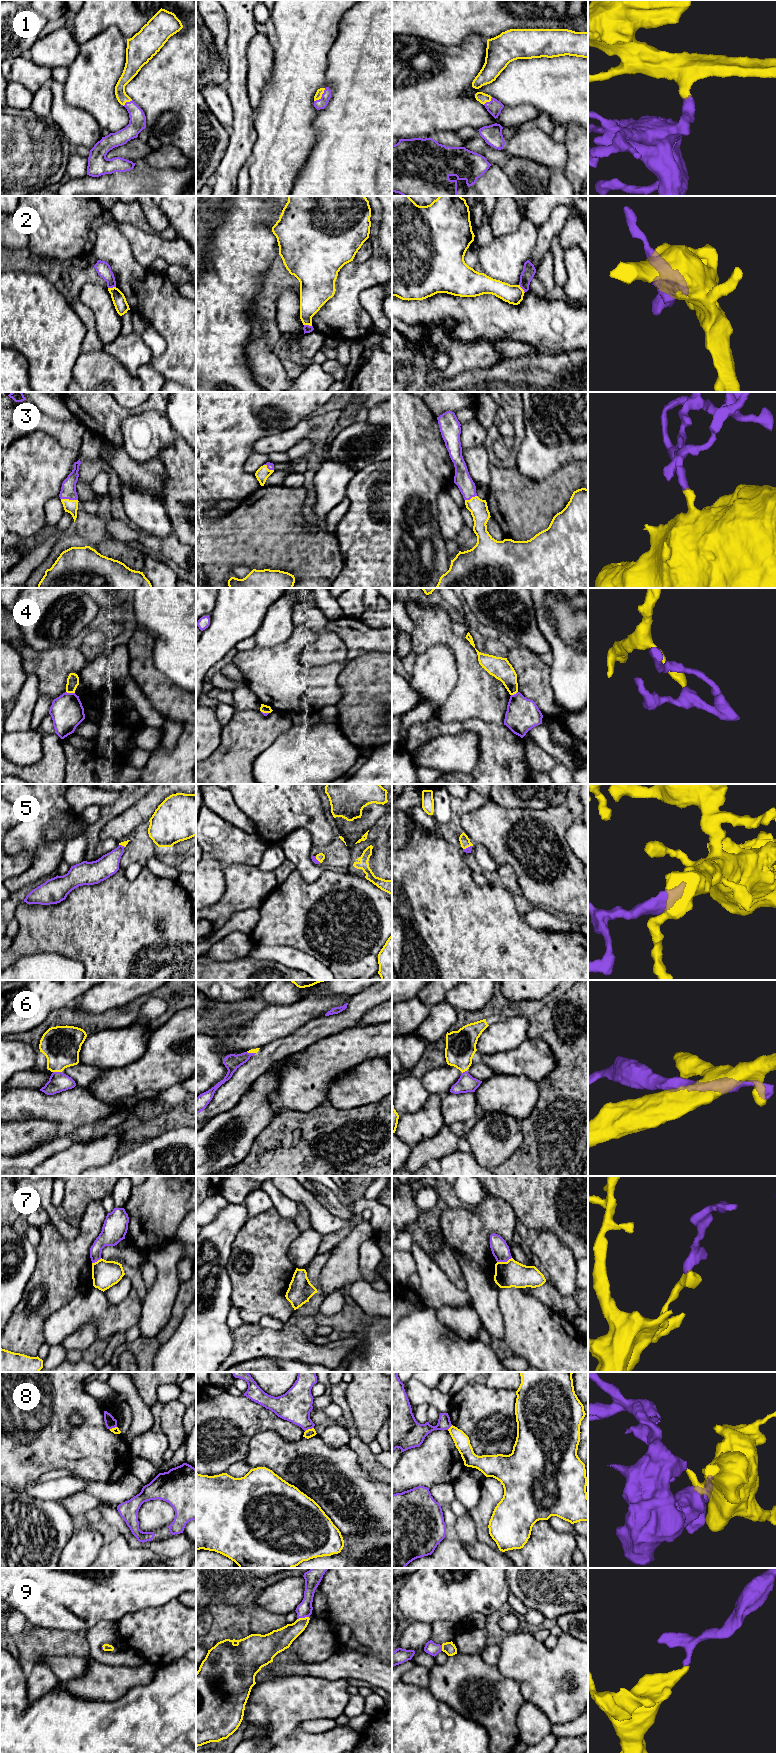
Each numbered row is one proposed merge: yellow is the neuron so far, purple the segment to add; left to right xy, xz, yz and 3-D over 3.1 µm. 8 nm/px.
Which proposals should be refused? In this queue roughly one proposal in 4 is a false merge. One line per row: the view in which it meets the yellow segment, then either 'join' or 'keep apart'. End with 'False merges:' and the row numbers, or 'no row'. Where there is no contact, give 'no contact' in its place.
1: xz | join
2: xy | keep apart
3: xy | join
4: xy | keep apart
5: yz | join
6: xy | join
7: yz | keep apart
8: xz | keep apart
9: xz | join
False merges: 2, 4, 7, 8

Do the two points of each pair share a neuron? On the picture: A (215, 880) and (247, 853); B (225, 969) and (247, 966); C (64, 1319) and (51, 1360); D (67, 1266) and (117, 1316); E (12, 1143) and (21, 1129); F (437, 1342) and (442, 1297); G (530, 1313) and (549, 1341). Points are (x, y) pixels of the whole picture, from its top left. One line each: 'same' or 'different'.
A: same
B: same
C: different
D: different
E: same
F: different
G: same

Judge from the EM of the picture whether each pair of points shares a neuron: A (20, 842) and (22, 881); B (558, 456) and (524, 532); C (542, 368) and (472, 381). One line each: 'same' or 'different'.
A: same
B: different
C: same

